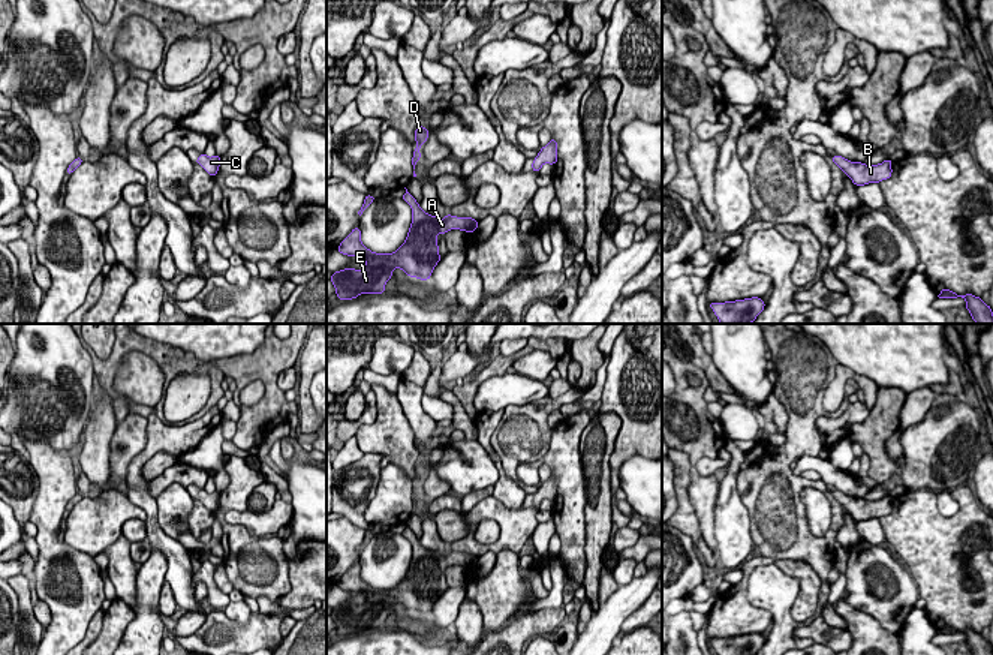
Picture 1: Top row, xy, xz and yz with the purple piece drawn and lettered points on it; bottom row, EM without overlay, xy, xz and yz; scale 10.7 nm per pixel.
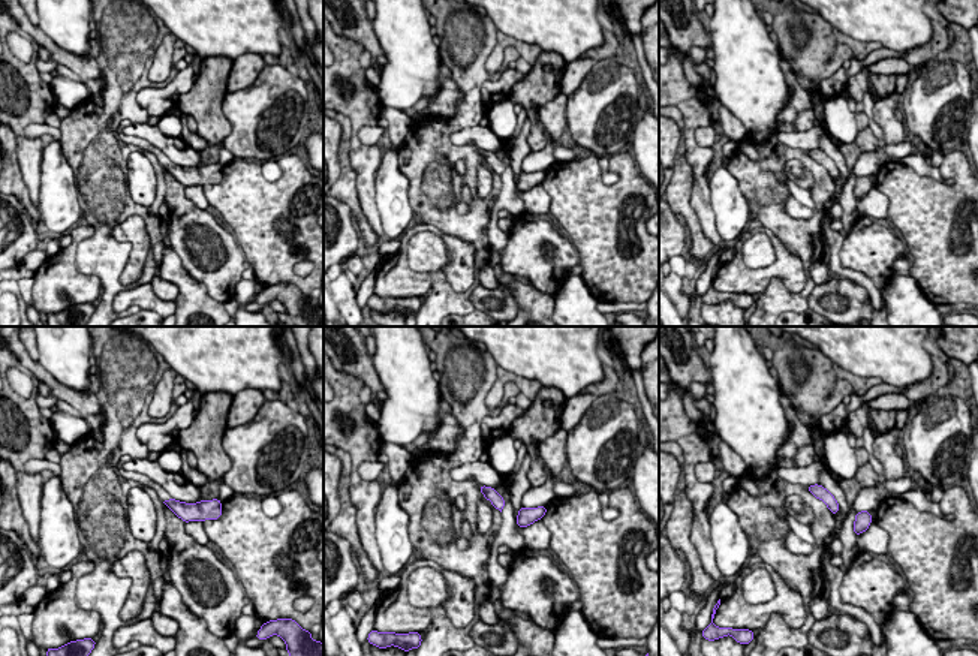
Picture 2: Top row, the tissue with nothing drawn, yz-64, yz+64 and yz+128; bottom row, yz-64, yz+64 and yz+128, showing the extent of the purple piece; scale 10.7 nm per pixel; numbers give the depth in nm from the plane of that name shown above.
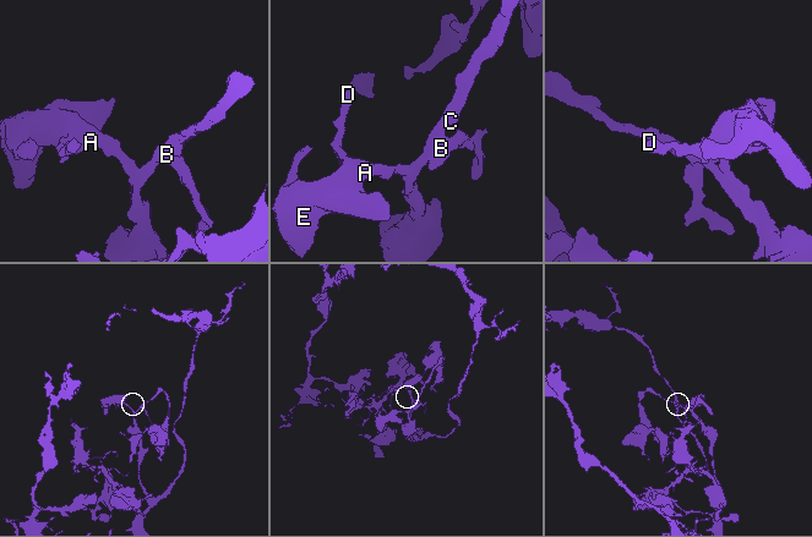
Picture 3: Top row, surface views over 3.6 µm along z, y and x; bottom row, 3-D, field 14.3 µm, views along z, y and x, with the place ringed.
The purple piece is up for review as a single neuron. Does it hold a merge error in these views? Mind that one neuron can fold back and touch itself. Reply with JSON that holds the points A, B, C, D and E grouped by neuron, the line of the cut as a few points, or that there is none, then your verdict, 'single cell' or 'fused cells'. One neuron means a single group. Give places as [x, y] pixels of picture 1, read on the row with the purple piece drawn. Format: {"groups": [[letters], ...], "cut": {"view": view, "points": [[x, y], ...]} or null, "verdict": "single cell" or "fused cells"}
{"groups": [["A", "B", "C", "D", "E"]], "cut": null, "verdict": "single cell"}

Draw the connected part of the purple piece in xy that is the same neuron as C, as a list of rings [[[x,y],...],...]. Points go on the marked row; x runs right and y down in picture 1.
[[[201,153],[195,163],[199,163],[210,175],[216,175],[219,172],[222,157],[217,154],[208,157],[205,153]]]

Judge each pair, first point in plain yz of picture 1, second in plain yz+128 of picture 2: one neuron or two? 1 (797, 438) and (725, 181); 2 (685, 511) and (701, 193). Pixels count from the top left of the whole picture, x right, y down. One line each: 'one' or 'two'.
1: two
2: two

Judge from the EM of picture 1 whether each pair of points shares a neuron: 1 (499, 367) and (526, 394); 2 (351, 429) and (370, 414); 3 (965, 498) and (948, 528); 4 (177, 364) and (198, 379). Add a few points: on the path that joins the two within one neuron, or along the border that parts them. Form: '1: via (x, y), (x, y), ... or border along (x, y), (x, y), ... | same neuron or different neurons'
1: border along (505, 372), (486, 378), (475, 393) | different neurons
2: via (355, 424), (366, 418) | same neuron
3: via (965, 505), (965, 511), (956, 520) | same neuron
4: border along (207, 363), (192, 372), (180, 372), (172, 379) | different neurons

